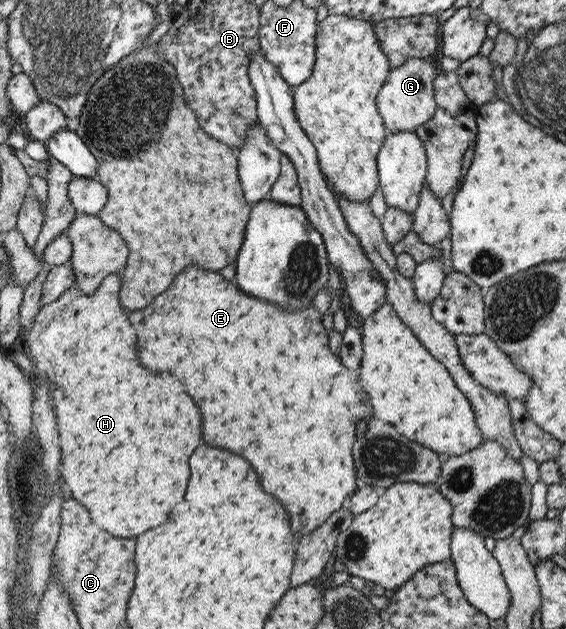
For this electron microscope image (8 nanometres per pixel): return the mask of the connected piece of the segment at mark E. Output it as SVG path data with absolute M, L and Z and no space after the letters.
M185 268L183 274L175 276L175 280L167 288L167 292L161 292L159 296L155 296L155 300L151 300L147 308L143 308L141 311L128 312L128 320L137 332L139 364L149 372L171 372L171 366L173 366L173 376L183 384L185 394L191 396L195 406L201 410L201 432L205 436L203 442L207 446L223 448L231 454L237 454L243 460L247 460L249 464L253 464L251 468L257 474L263 492L267 492L271 498L275 498L283 506L283 510L287 512L289 528L293 530L293 534L297 534L301 530L302 535L305 535L311 530L315 530L317 526L321 526L327 516L341 507L345 496L349 496L358 488L355 484L355 466L353 466L351 456L351 445L356 439L353 430L355 430L355 420L369 416L371 408L369 408L365 392L361 390L361 386L355 380L357 374L347 372L339 364L339 358L333 356L325 348L327 334L325 334L321 320L319 320L317 312L313 310L313 306L303 308L299 312L283 312L271 304L263 304L255 298L241 296L241 292L233 284L221 280L221 276L215 272L207 272L207 270L199 270L199 268Z

